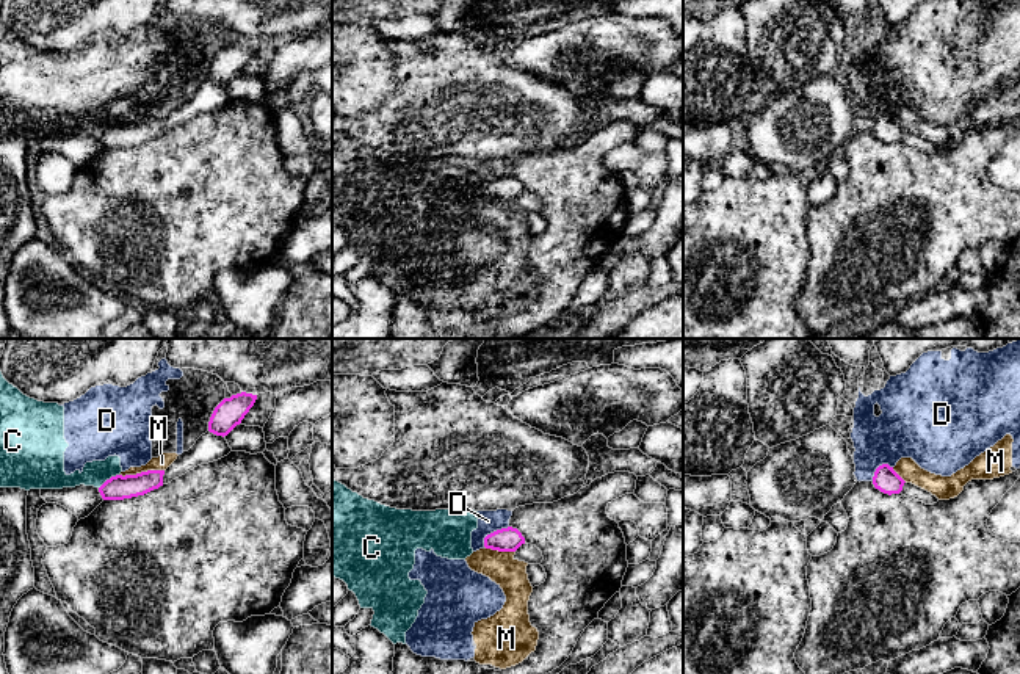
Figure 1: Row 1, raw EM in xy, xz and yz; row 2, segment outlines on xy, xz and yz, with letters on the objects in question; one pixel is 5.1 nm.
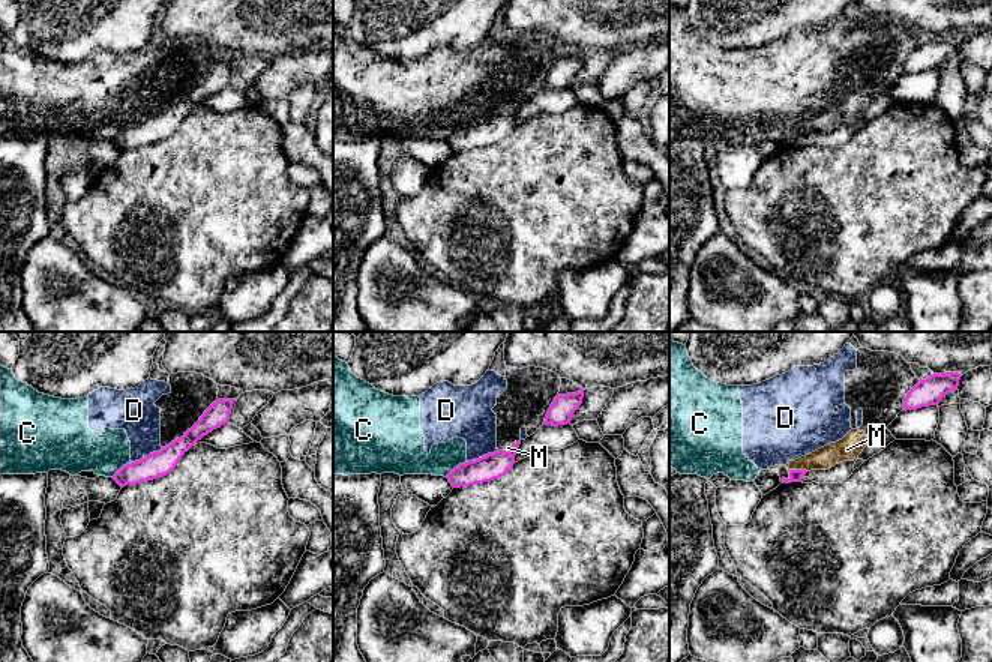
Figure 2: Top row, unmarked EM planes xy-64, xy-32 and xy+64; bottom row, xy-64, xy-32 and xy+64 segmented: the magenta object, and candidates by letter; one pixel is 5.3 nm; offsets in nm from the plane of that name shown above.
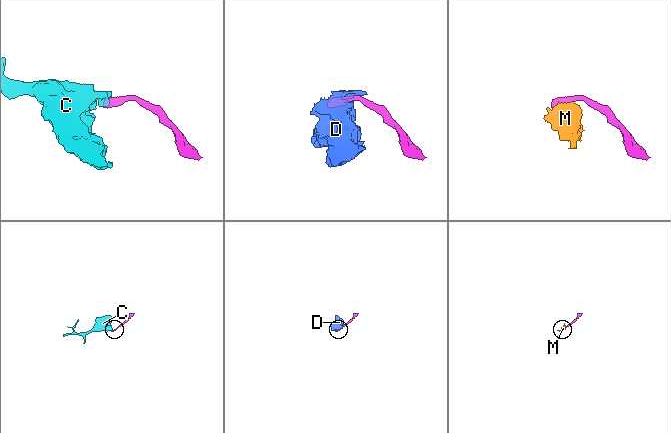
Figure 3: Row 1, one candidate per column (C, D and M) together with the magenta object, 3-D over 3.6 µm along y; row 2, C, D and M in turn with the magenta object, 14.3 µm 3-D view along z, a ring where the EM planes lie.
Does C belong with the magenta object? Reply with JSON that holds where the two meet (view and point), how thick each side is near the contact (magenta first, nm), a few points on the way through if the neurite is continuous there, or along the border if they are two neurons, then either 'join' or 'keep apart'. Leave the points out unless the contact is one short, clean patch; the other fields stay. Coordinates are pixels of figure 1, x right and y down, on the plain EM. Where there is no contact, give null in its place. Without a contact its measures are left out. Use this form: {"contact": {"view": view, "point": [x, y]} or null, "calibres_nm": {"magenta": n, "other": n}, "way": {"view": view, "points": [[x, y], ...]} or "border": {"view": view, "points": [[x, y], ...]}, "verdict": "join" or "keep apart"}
{"contact": {"view": "xy", "point": [110, 127]}, "calibres_nm": {"magenta": 130, "other": 130}, "border": {"view": "xy", "points": [[118, 123], [112, 124], [99, 137]]}, "verdict": "keep apart"}

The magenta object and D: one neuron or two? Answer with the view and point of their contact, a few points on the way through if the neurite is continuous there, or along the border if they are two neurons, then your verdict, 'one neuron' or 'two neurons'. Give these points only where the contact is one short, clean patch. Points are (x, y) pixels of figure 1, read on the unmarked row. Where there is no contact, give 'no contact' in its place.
contact xz (494, 181); border xz (508, 174), (491, 181), (484, 187), (483, 195); two neurons

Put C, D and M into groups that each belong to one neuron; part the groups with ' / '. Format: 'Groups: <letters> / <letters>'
Groups: C D M

